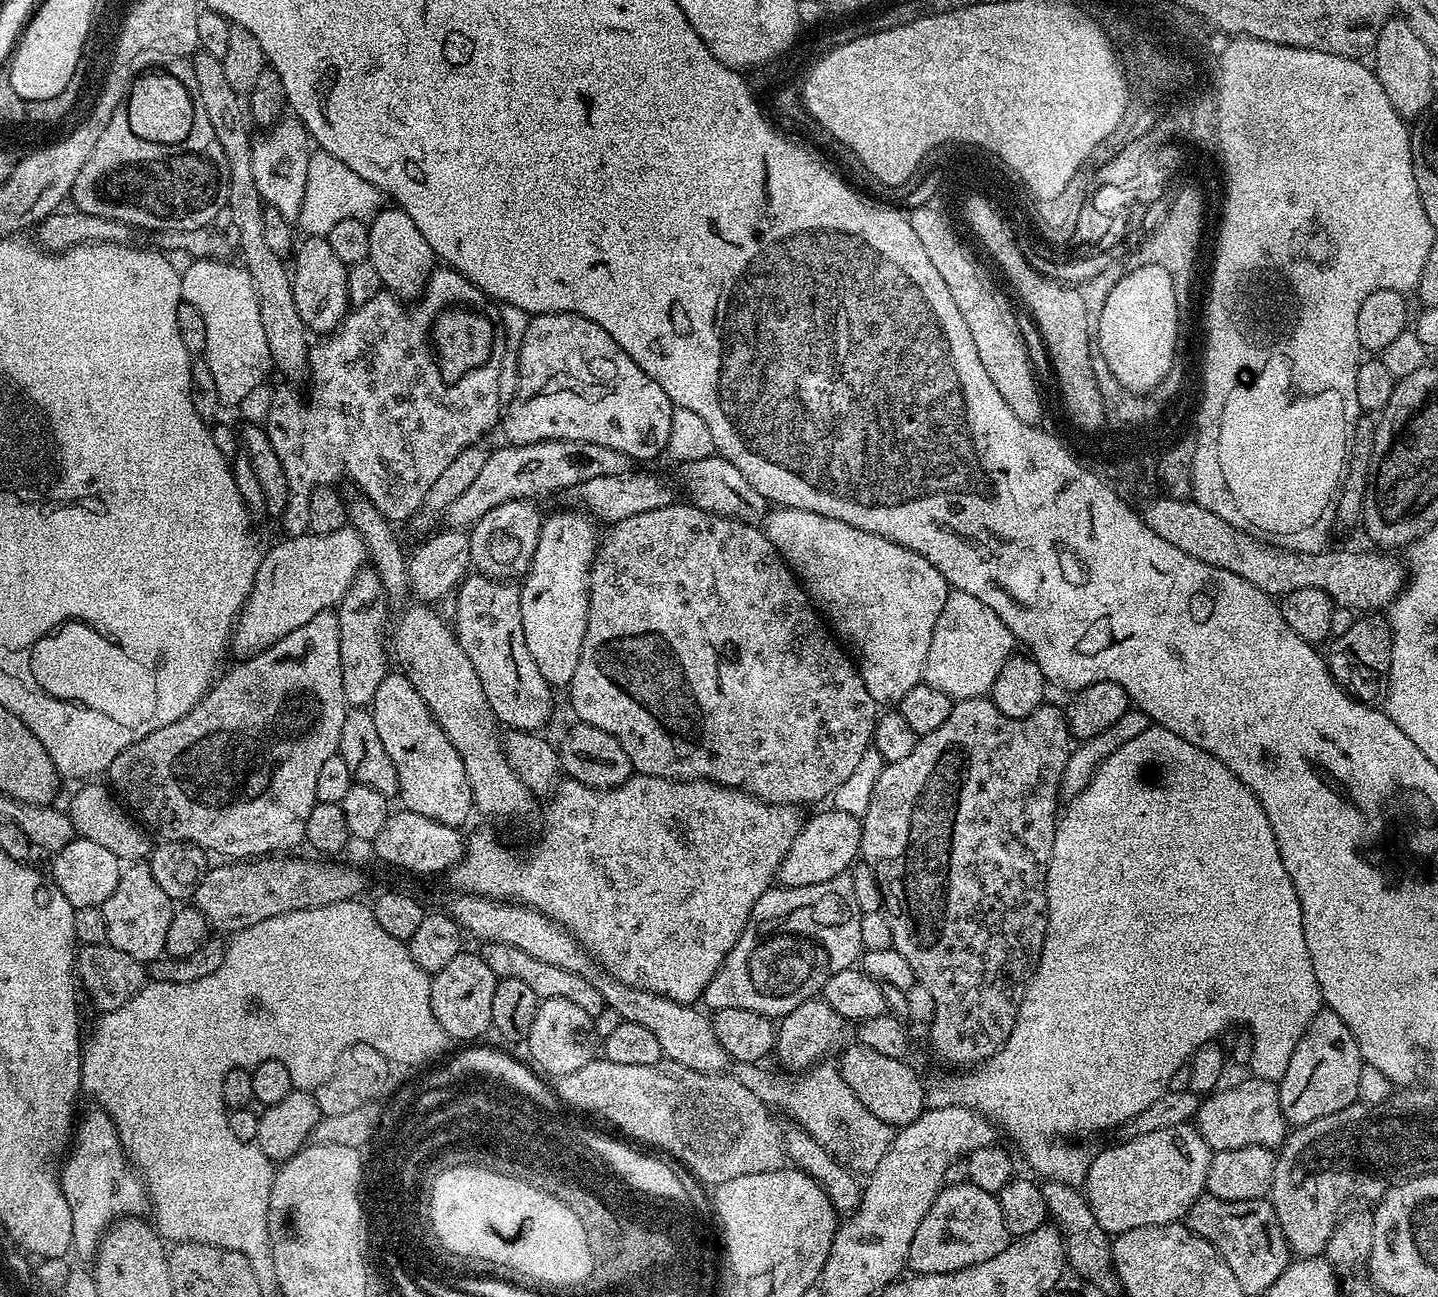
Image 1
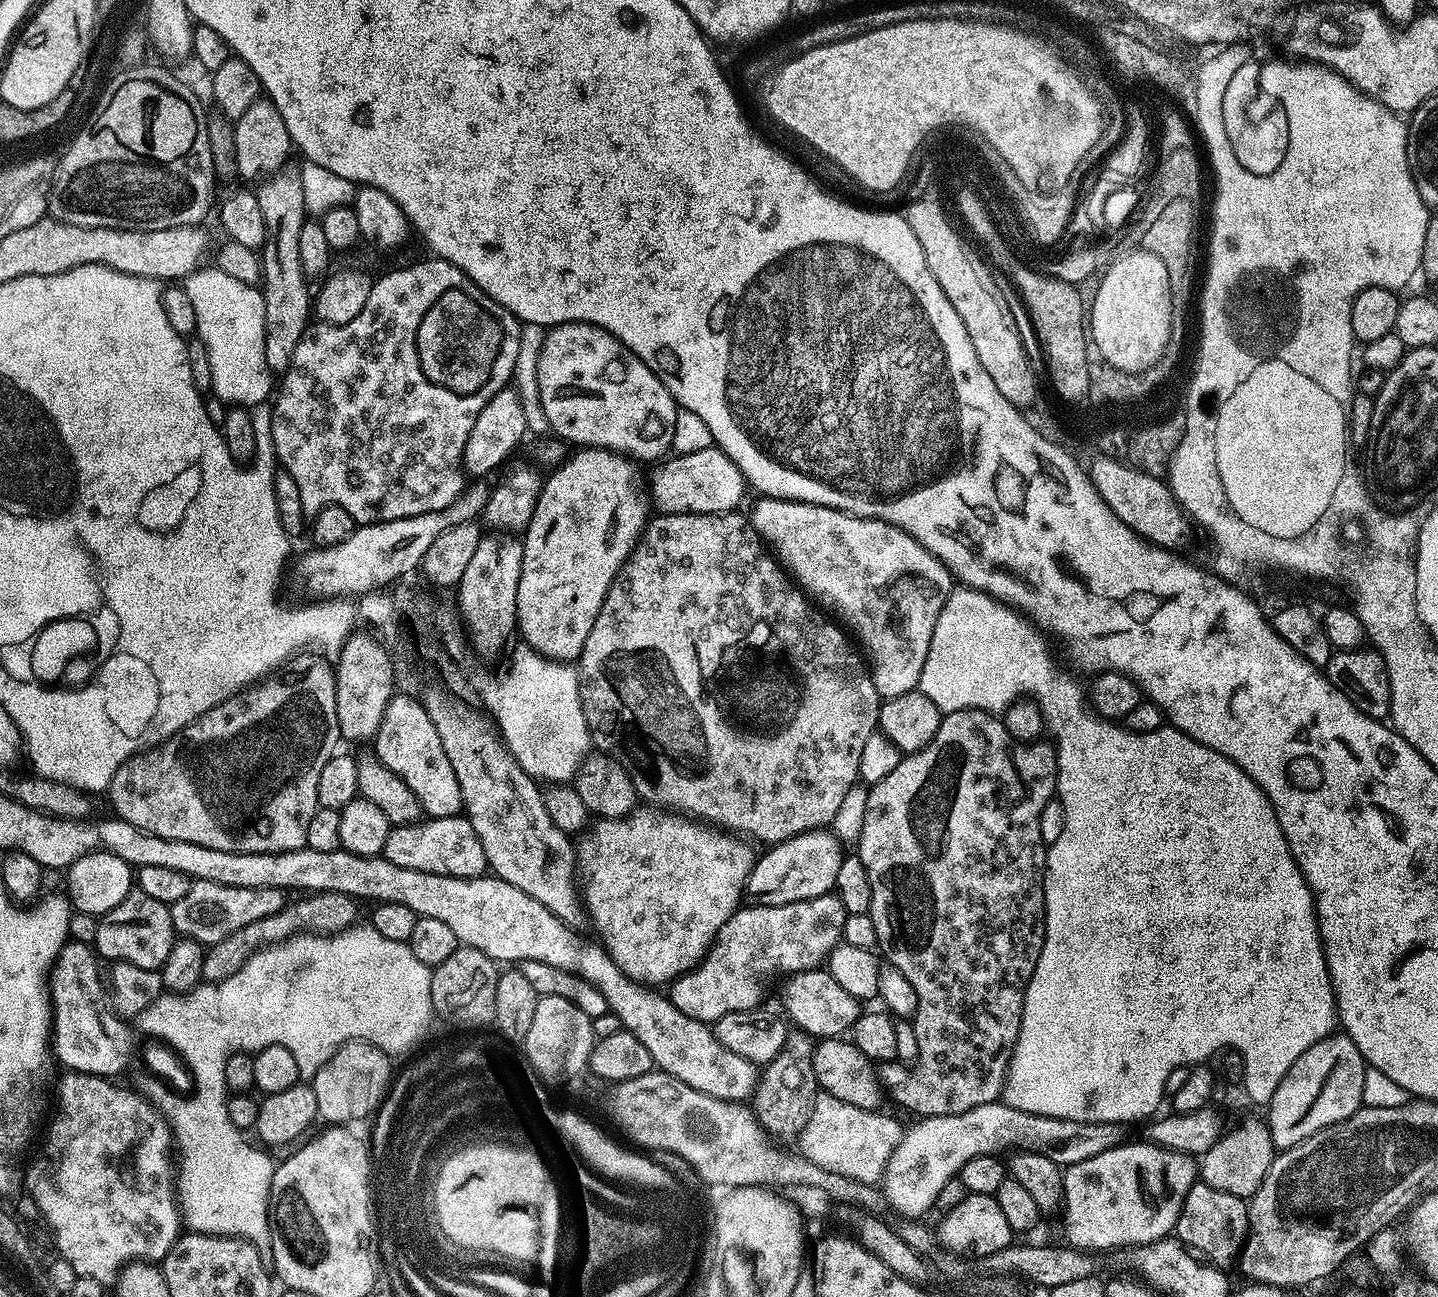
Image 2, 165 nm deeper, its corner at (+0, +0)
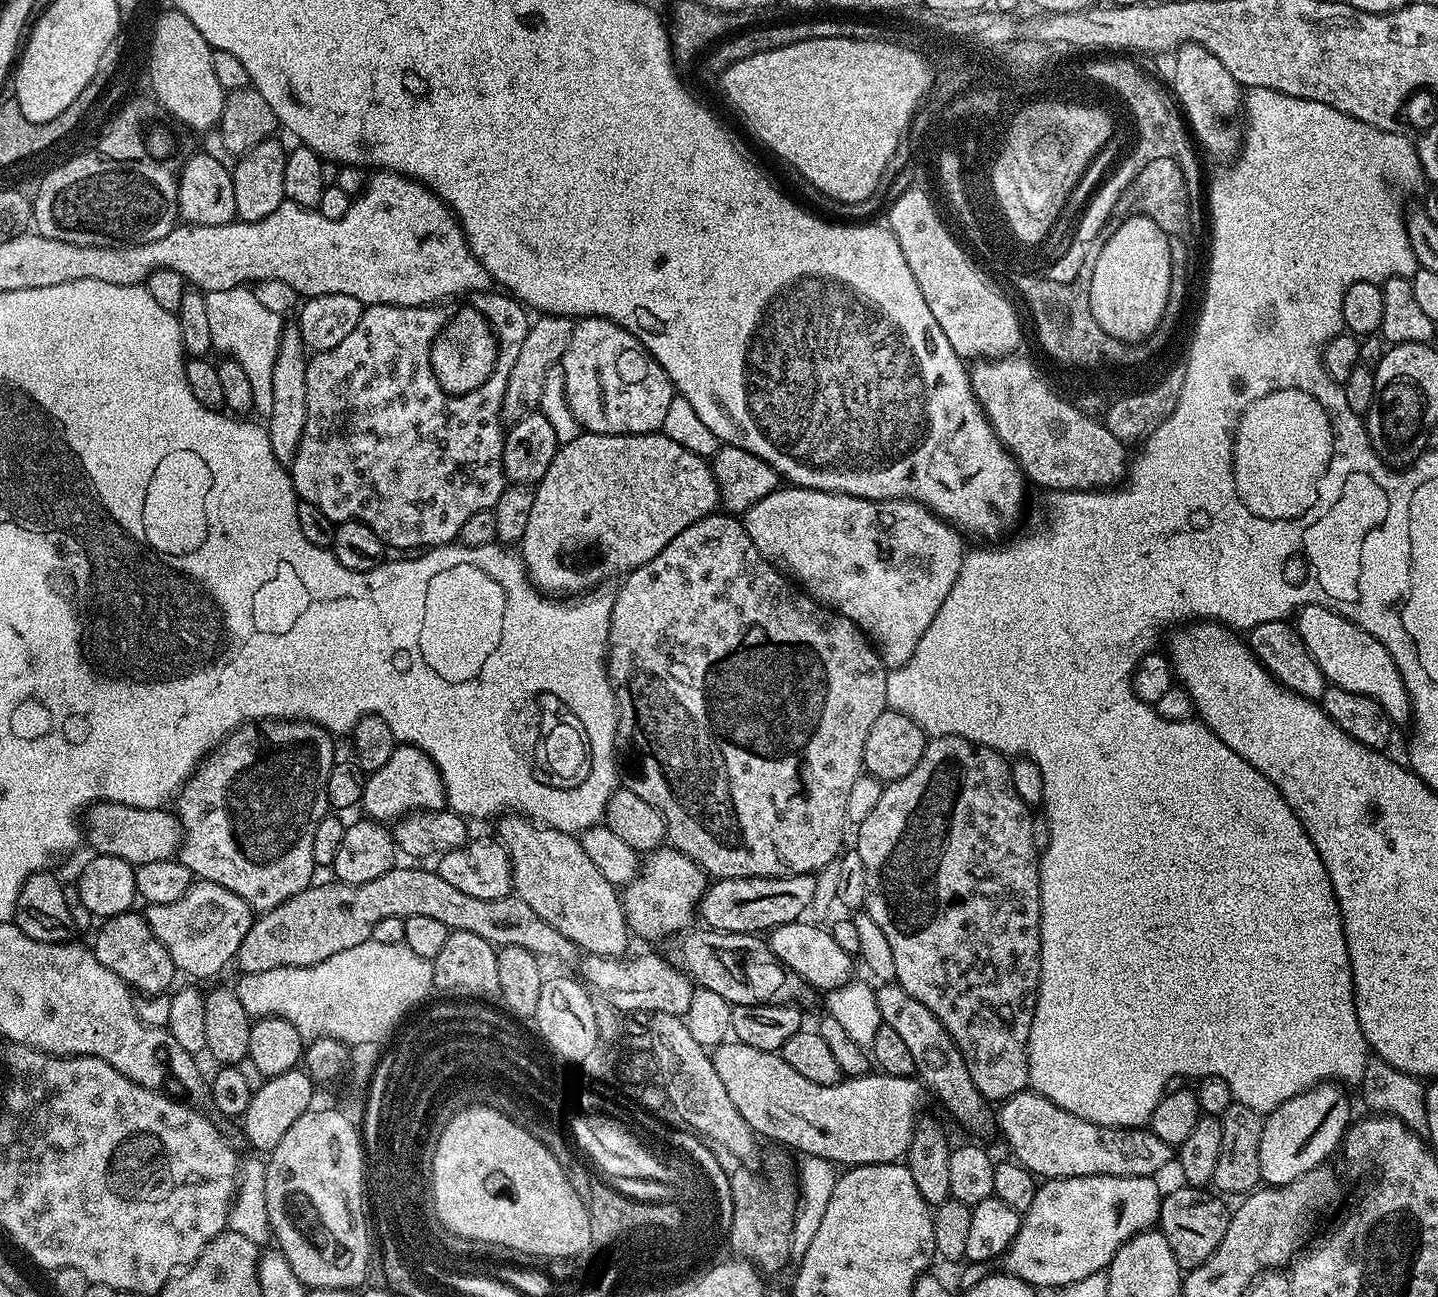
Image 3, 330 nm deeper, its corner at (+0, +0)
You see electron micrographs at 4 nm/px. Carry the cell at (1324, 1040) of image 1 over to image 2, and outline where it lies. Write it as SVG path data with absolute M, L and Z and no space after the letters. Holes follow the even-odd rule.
M1333 1034L1322 1038L1322 1042L1314 1042L1314 1046L1310 1046L1310 1050L1300 1055L1298 1062L1294 1062L1290 1070L1286 1070L1282 1082L1278 1082L1278 1090L1274 1090L1274 1098L1267 1101L1266 1119L1274 1147L1277 1150L1293 1148L1306 1142L1306 1138L1314 1134L1325 1132L1330 1126L1349 1120L1363 1105L1365 1069L1364 1055L1358 1050L1358 1046L1354 1046L1354 1042L1347 1034Z

